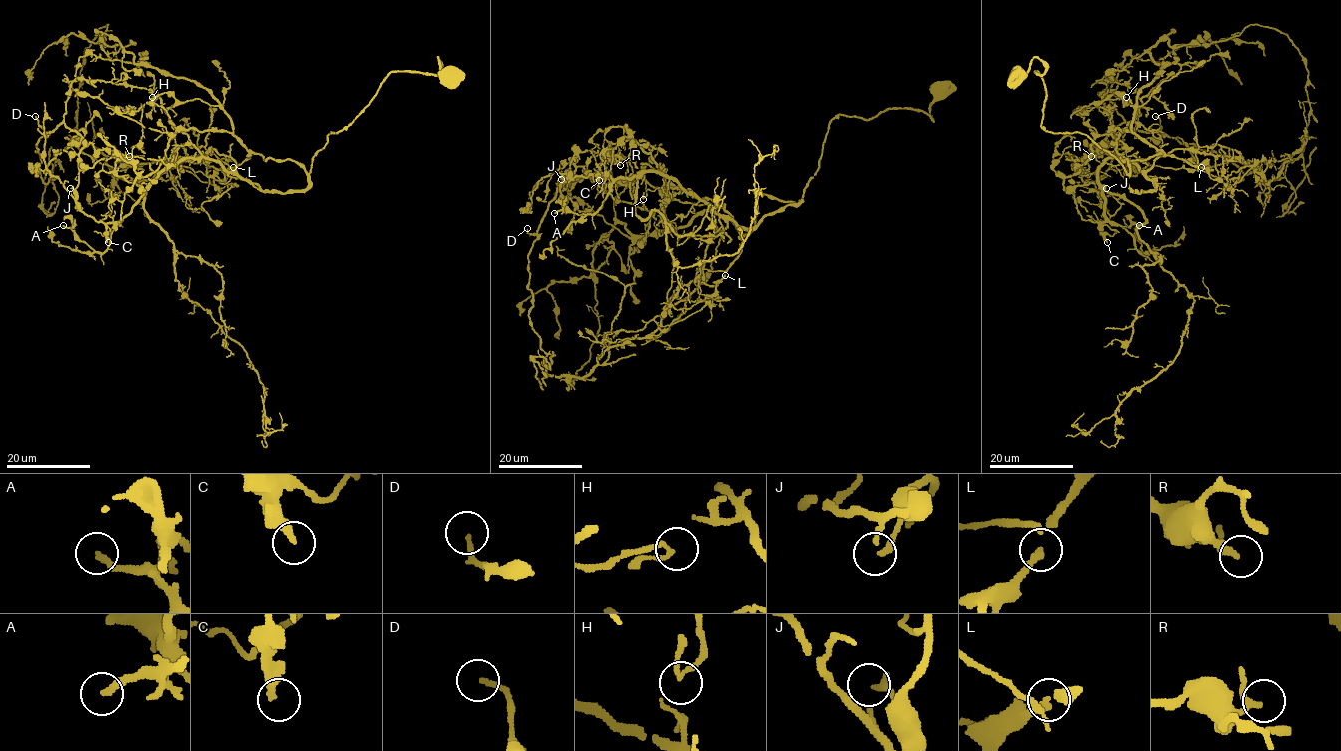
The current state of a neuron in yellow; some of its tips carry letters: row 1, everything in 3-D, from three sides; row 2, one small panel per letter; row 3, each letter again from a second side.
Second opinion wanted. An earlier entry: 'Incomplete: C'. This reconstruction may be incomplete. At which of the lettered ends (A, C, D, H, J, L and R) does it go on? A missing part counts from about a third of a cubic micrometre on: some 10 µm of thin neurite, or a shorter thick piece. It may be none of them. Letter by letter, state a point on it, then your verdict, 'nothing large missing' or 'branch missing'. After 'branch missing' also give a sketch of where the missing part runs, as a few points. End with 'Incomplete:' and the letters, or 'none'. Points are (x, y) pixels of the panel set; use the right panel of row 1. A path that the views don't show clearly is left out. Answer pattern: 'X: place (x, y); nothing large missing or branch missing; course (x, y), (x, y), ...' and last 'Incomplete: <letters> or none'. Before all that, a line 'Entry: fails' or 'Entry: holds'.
Entry: holds
A: place (1139, 225); nothing large missing
C: place (1107, 242); branch missing; course (1107, 242), (1108, 249), (1134, 269), (1147, 271), (1174, 285), (1200, 292), (1231, 295), (1236, 300)
D: place (1155, 116); nothing large missing
H: place (1126, 97); nothing large missing
J: place (1106, 188); nothing large missing
L: place (1201, 167); nothing large missing
R: place (1091, 156); nothing large missing
Incomplete: C

